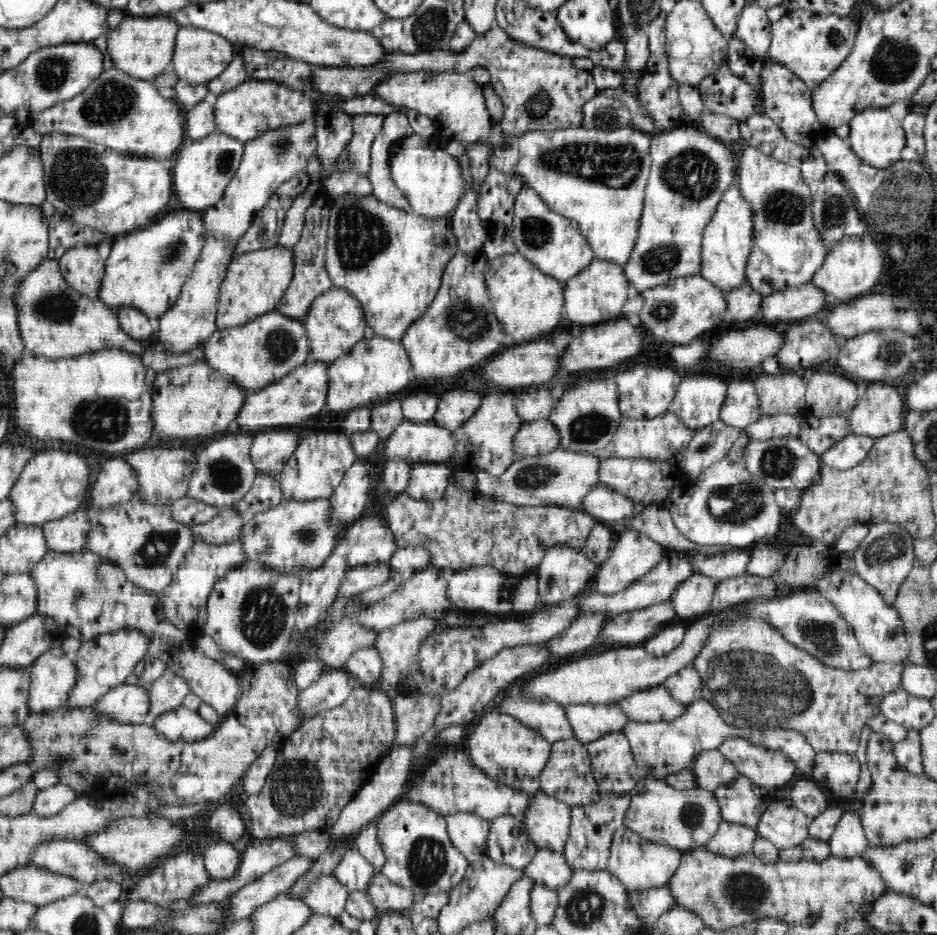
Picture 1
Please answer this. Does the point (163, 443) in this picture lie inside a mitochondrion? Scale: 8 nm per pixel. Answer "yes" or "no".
no

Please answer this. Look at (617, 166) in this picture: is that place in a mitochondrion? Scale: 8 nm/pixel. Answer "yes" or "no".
yes

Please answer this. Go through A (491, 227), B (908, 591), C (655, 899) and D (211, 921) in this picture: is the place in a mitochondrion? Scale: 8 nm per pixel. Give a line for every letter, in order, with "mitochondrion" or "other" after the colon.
A: other
B: other
C: other
D: mitochondrion

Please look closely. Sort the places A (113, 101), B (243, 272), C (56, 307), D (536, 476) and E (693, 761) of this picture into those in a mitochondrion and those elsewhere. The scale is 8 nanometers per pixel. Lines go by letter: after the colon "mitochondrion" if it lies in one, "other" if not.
A: mitochondrion
B: other
C: mitochondrion
D: mitochondrion
E: other

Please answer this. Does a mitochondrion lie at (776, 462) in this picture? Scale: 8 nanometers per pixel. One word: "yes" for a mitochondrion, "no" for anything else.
yes

